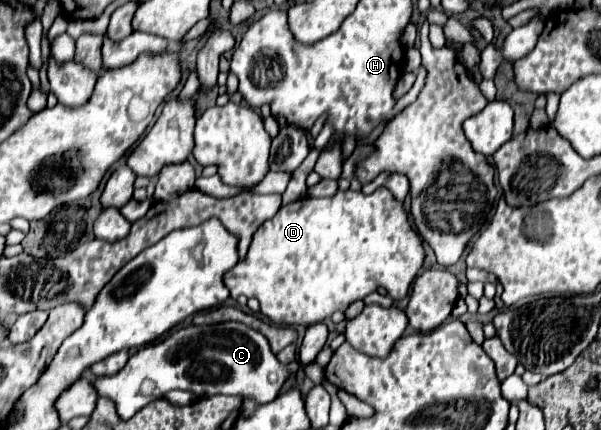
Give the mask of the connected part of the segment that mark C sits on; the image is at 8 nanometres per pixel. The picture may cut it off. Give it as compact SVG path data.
M222 322L212 326L186 326L174 334L170 334L166 340L146 346L140 352L136 352L122 372L110 376L110 378L96 378L94 388L98 390L98 396L112 398L122 414L134 414L154 398L160 398L168 390L168 370L164 366L170 366L170 390L188 390L196 396L212 396L212 394L240 394L246 398L258 400L258 404L266 404L274 400L286 380L288 374L298 371L301 366L298 360L284 365L278 362L278 358L272 354L268 340L254 328L242 324L242 322Z

